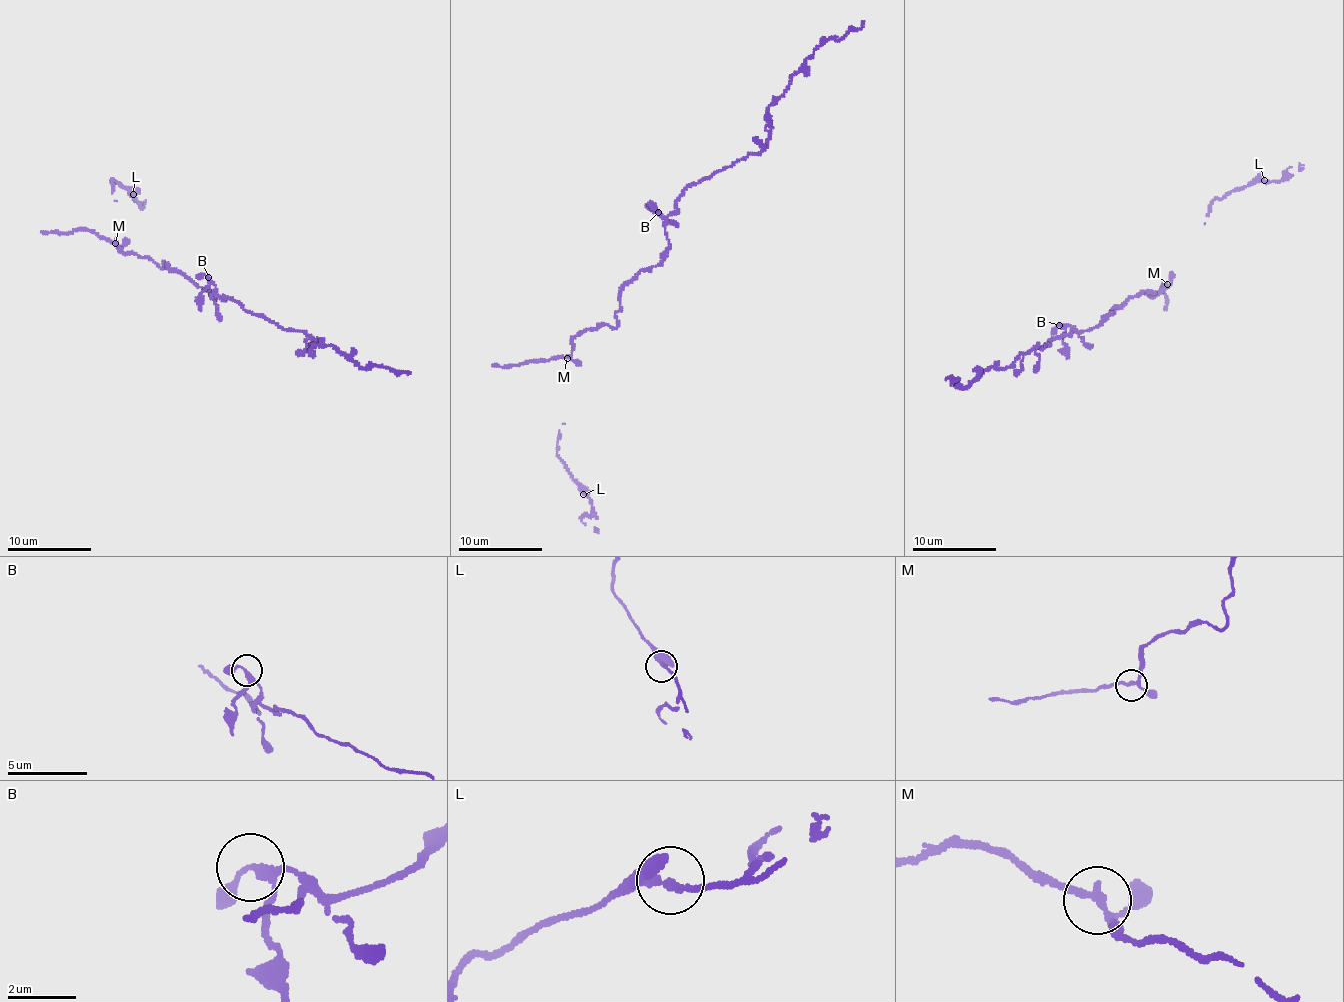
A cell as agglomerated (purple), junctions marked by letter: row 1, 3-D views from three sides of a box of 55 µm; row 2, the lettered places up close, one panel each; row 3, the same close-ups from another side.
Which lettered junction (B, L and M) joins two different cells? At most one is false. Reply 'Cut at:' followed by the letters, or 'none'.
Cut at: M

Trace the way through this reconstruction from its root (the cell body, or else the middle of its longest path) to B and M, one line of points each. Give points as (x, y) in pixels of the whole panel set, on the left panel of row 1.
B: (200, 287), (209, 290), (209, 295), (214, 299), (211, 298), (215, 288), (208, 277)
M: (200, 287), (164, 262), (163, 268), (159, 267), (153, 260), (120, 251), (115, 243)

